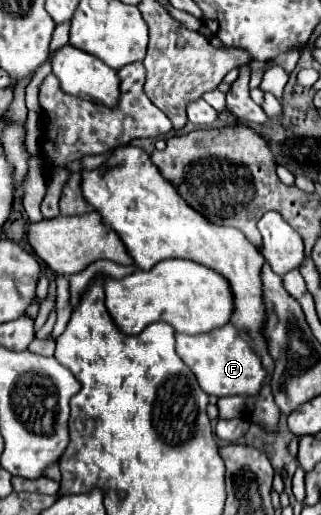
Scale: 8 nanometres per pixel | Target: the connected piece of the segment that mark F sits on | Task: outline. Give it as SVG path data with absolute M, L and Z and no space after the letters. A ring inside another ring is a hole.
M234 325L208 331L208 335L176 333L176 353L190 367L190 371L196 375L198 385L208 395L216 395L216 397L258 395L260 383L266 377L266 371L260 365L260 357L256 357L256 351L250 347L246 337L238 333Z

